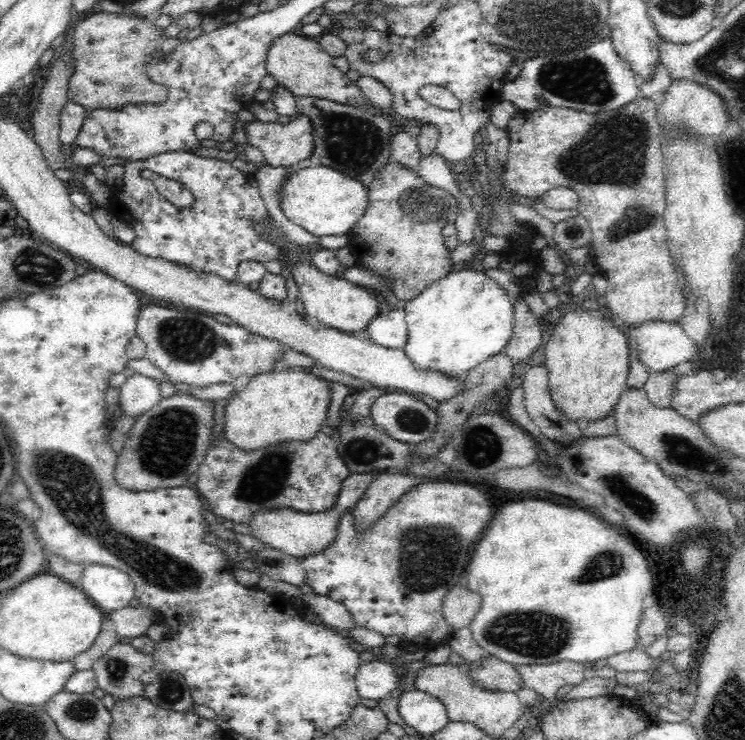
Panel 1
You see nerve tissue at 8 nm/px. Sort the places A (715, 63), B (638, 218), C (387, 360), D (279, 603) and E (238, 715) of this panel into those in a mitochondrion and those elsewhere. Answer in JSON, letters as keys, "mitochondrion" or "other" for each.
{"A":"mitochondrion","B":"mitochondrion","C":"other","D":"other","E":"other"}

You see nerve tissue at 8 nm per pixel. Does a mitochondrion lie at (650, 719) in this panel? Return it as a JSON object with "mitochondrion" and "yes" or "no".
{"mitochondrion":"no"}

